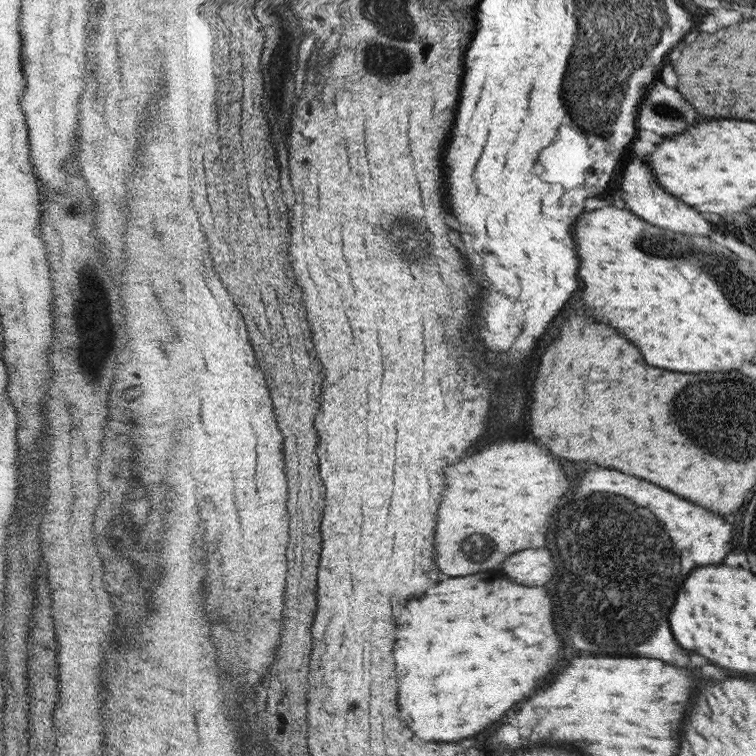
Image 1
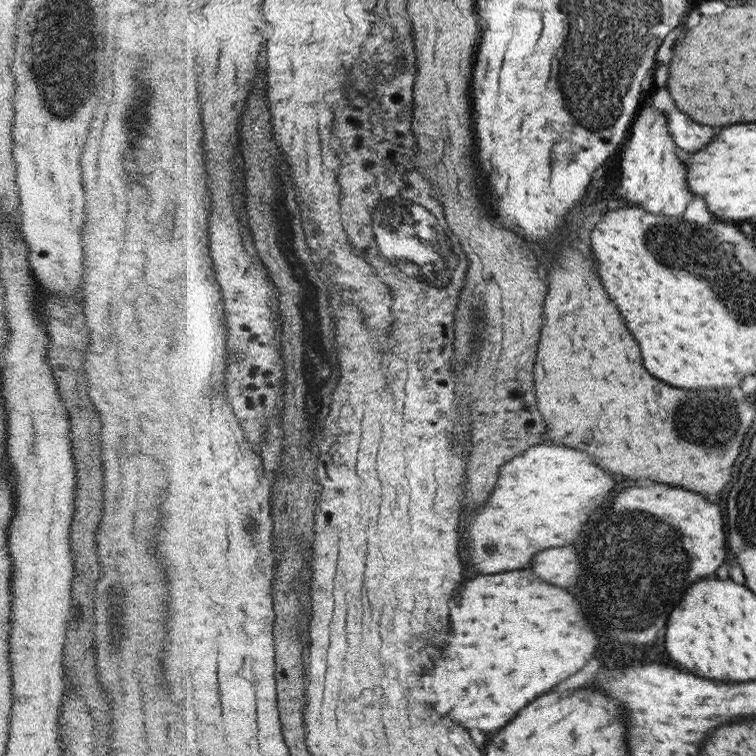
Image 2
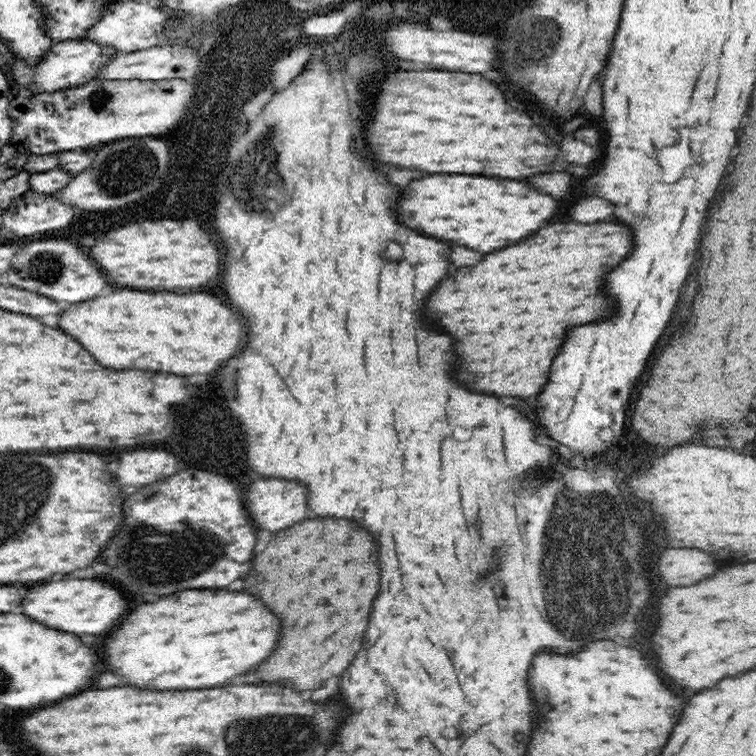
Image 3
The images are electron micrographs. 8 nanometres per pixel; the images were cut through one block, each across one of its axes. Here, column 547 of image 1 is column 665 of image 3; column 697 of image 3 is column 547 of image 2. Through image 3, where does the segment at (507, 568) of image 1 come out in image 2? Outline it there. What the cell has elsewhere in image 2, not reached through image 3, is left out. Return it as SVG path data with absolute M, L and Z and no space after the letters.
M566 546L540 552L530 562L530 570L538 572L542 580L550 580L550 584L572 586L576 584L576 550Z

